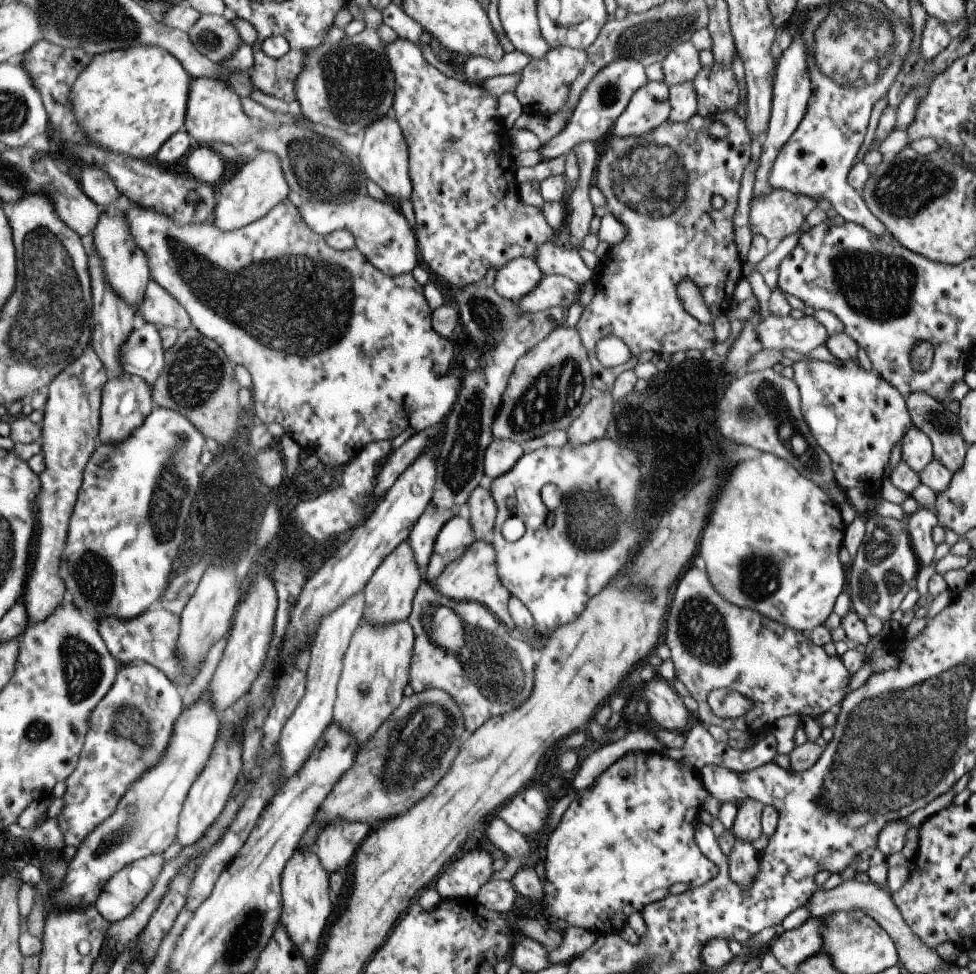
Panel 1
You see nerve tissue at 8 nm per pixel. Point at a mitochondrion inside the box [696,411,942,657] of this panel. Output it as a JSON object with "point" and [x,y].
{"point":[881,576]}

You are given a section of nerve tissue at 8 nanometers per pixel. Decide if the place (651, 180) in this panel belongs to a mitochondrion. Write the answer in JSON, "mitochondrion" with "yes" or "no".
{"mitochondrion":"yes"}

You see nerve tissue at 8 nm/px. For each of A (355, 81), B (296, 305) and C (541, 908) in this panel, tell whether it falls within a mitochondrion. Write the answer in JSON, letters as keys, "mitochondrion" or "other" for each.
{"A":"mitochondrion","B":"mitochondrion","C":"other"}

